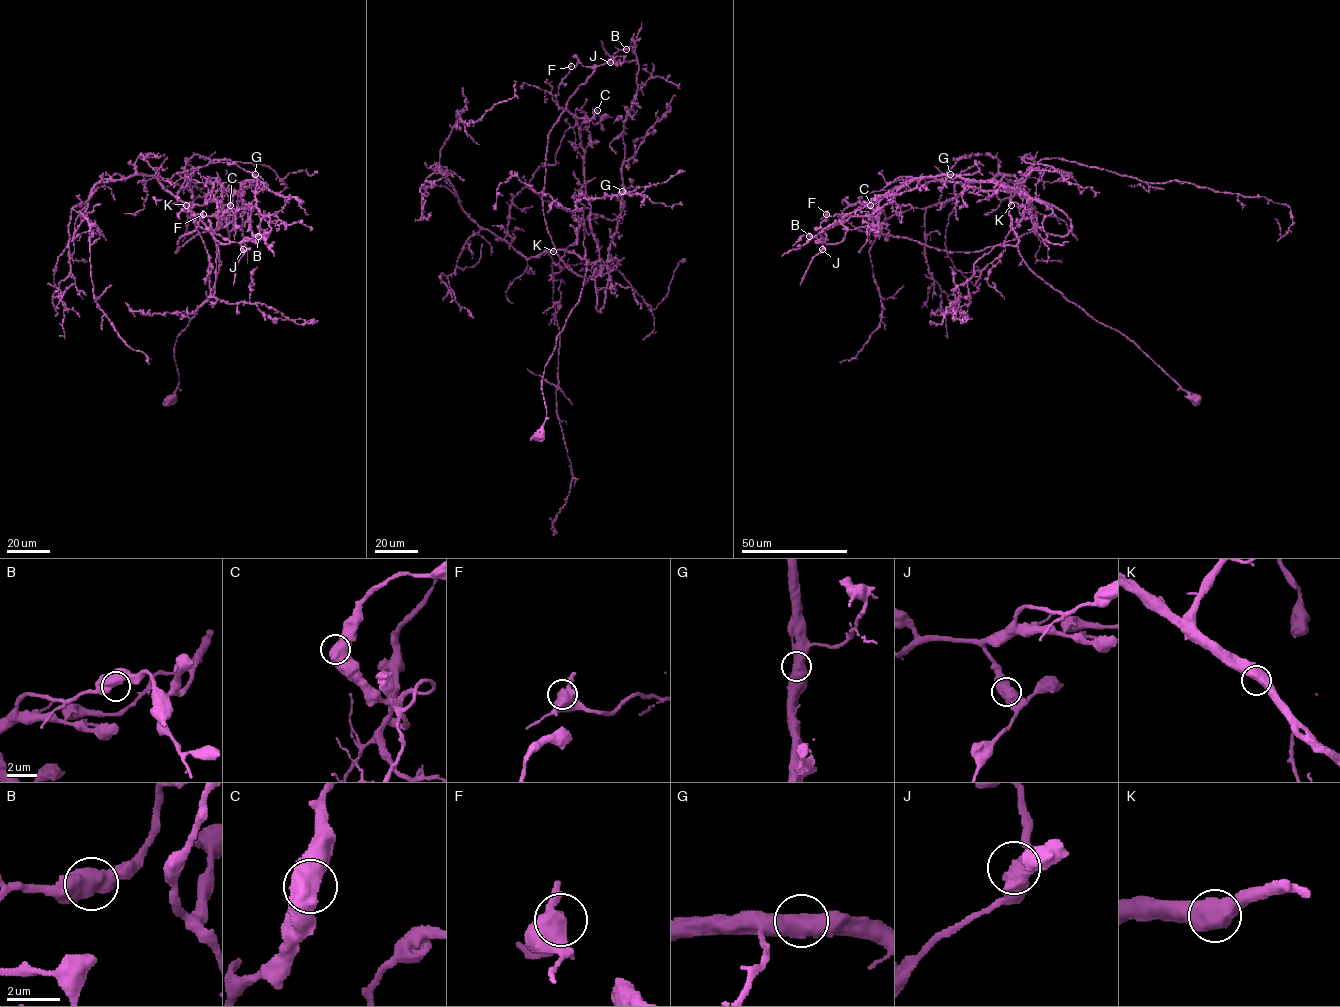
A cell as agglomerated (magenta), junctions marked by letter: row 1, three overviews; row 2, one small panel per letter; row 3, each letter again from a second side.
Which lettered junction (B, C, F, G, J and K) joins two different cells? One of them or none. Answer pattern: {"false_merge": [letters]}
{"false_merge": ["G"]}

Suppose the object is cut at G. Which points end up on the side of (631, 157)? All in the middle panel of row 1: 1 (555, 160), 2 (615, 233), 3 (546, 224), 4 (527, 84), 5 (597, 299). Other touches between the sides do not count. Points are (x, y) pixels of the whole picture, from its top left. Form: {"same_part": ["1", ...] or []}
{"same_part": ["2", "3", "4", "5"]}

